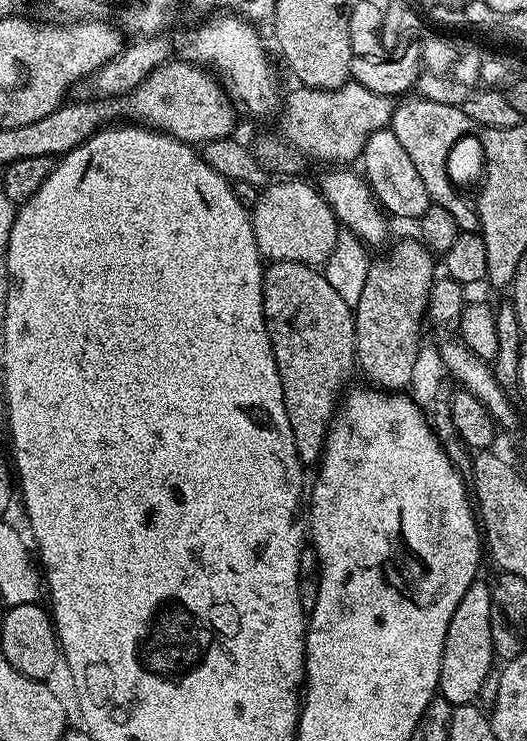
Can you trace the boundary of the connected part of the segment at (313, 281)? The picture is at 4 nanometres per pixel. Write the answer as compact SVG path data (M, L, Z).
M281 260L269 263L264 269L264 317L278 366L278 378L282 378L286 418L290 418L290 426L294 430L298 458L301 465L315 465L324 452L324 439L328 437L328 426L341 403L342 393L349 387L352 368L354 372L357 367L356 317L334 286L326 282L323 271L311 264Z

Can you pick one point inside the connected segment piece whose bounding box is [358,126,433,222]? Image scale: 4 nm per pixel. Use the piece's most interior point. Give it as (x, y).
(390, 174)

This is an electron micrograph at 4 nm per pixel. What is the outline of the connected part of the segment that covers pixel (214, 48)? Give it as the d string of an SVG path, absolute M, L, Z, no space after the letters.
M212 14L207 17L205 24L200 24L184 40L183 59L190 64L198 64L201 68L207 68L213 73L217 80L224 86L229 100L241 113L248 116L268 116L277 111L282 104L282 91L280 84L276 81L276 72L268 61L268 52L256 33L257 25L244 19L243 16L235 14Z

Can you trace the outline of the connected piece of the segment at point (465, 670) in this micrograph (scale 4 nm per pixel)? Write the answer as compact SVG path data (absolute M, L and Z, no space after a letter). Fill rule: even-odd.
M476 579L470 590L462 594L462 602L458 602L454 618L450 618L450 630L446 630L442 650L438 692L453 706L473 703L477 699L482 682L486 679L486 674L494 667L490 626L491 596L491 587L488 584L484 585L483 579Z

